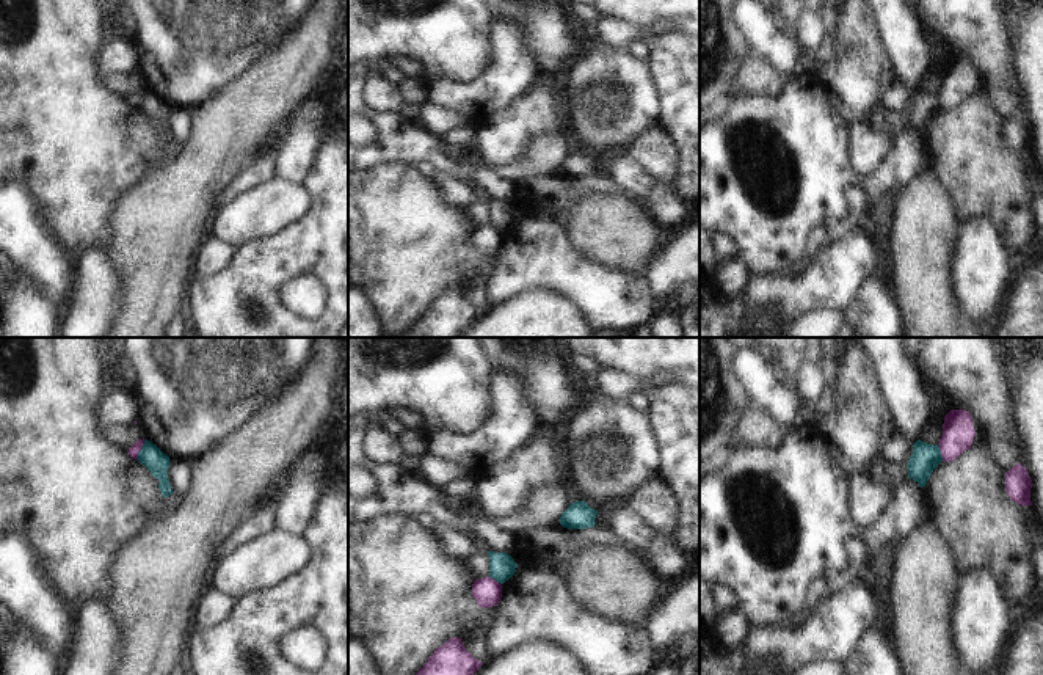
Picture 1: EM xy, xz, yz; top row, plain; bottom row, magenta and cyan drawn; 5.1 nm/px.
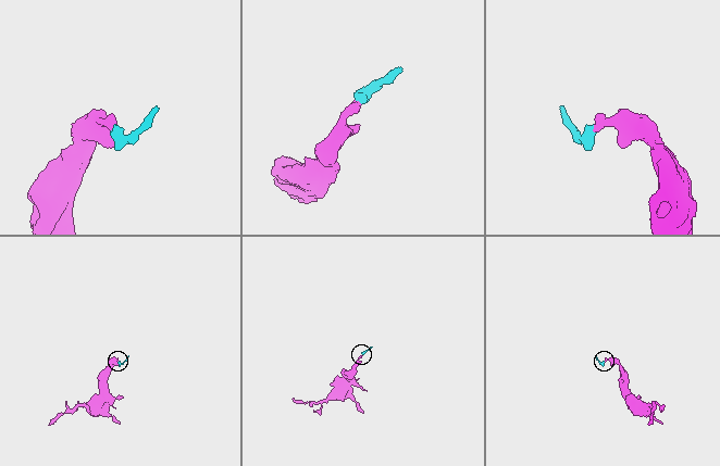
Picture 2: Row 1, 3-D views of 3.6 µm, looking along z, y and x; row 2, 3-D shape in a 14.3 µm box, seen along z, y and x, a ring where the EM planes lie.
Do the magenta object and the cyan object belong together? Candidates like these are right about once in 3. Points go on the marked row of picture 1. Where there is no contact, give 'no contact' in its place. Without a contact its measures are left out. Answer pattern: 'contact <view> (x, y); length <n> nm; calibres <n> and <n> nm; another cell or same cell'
contact xy (140, 449); length 110 nm; calibres 60 and 120 nm; another cell

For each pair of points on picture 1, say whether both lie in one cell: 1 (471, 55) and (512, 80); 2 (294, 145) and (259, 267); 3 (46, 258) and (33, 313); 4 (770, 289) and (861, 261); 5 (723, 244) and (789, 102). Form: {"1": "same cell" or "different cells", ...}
{"1": "different cells", "2": "different cells", "3": "different cells", "4": "same cell", "5": "different cells"}

